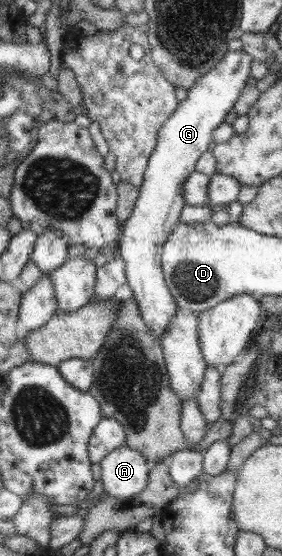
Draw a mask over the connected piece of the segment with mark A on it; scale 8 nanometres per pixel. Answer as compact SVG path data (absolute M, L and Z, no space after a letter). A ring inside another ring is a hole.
M127 445L111 451L99 464L104 495L118 498L132 498L140 493L147 486L153 466L142 452Z

